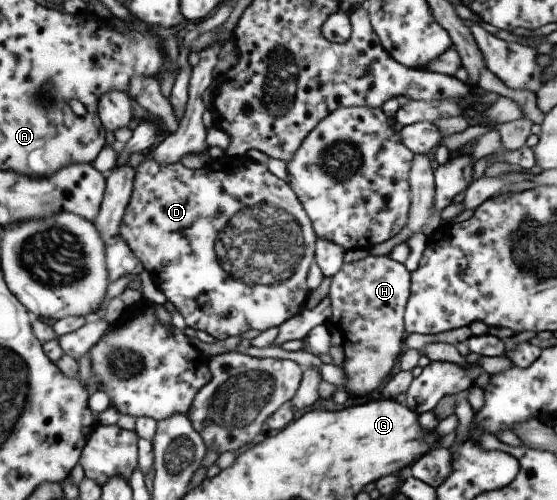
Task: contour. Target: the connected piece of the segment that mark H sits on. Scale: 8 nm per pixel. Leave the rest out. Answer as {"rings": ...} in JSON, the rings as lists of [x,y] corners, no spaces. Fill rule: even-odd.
{"rings":[[[371,253],[360,261],[344,263],[330,279],[328,299],[332,305],[332,315],[330,315],[332,325],[328,327],[328,334],[336,341],[334,349],[338,349],[344,357],[344,359],[332,358],[332,364],[343,369],[346,379],[343,388],[350,396],[355,398],[368,396],[396,367],[397,359],[404,350],[403,315],[410,293],[409,287],[410,275],[404,265],[396,263],[390,257],[373,256]]]}

